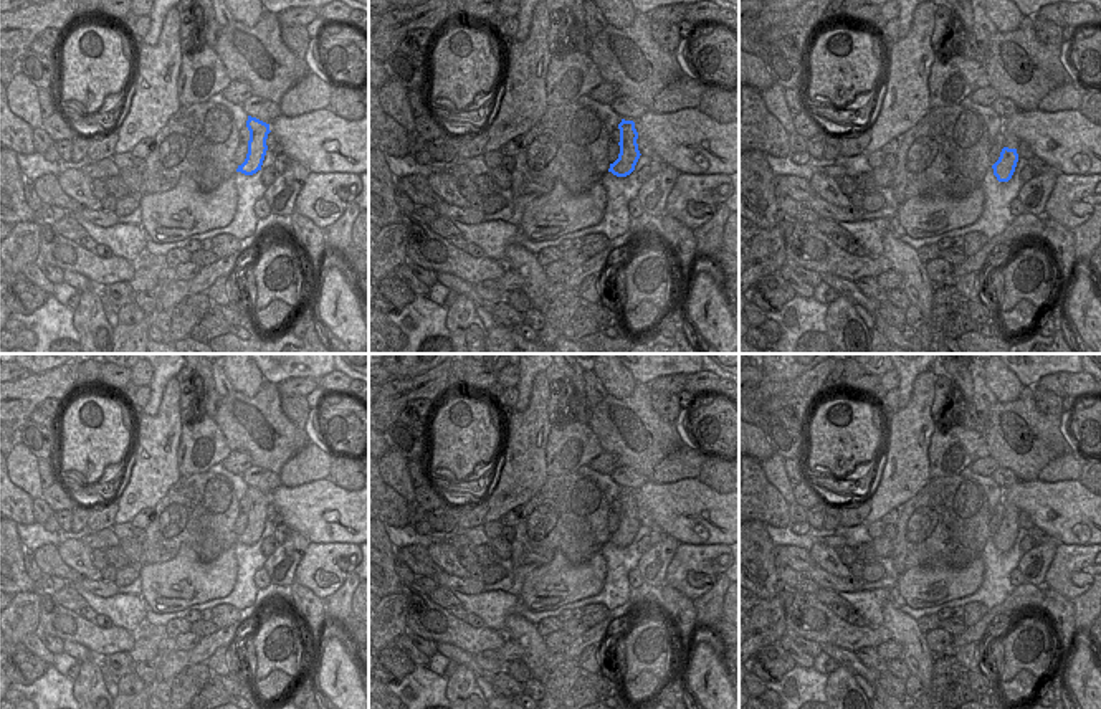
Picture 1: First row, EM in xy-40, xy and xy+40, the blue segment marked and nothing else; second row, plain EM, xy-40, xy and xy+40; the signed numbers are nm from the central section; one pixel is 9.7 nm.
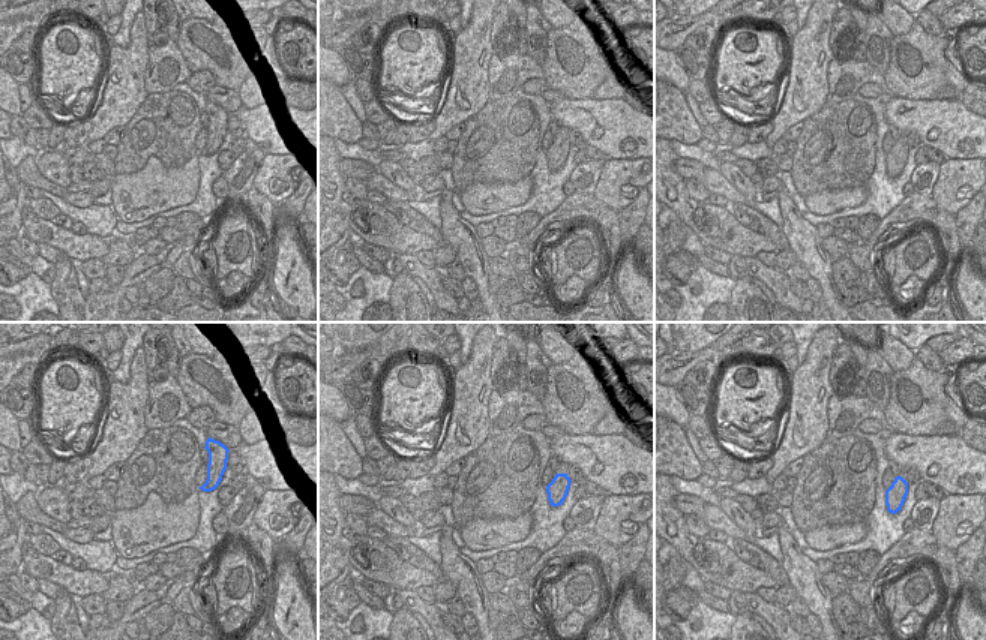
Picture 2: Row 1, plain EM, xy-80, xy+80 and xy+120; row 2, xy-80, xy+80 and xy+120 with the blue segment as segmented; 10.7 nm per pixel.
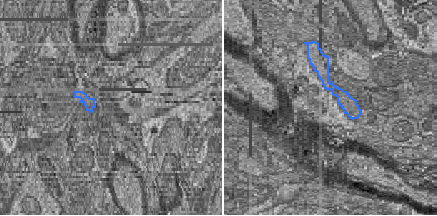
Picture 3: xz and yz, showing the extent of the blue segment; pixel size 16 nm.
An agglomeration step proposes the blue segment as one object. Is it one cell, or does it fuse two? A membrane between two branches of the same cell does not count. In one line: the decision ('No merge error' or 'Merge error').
No merge error

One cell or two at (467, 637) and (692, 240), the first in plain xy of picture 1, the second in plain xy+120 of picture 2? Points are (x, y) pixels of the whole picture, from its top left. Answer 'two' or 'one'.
two

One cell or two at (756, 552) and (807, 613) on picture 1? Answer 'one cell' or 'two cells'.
one cell

